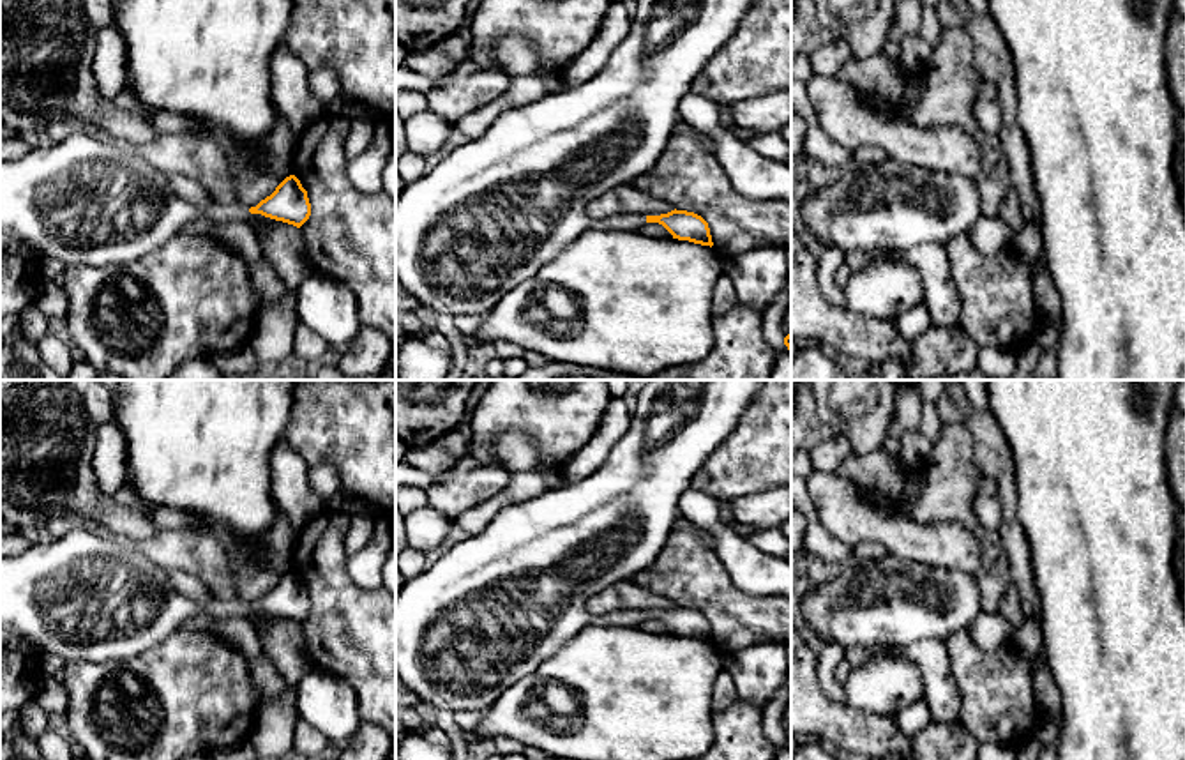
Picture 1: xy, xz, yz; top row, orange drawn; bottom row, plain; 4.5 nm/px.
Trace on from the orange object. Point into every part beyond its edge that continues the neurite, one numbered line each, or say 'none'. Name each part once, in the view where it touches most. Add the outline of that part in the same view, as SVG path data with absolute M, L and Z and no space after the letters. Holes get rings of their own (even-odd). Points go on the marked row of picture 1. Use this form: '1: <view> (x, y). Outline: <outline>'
1: xz (620, 221). Outline: M616 214L593 223L593 226L600 230L638 232L645 223L646 223L645 214Z

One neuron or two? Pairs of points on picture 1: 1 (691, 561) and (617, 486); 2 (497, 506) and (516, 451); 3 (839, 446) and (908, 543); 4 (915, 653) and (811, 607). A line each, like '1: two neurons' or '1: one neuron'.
1: two neurons
2: one neuron
3: two neurons
4: two neurons

